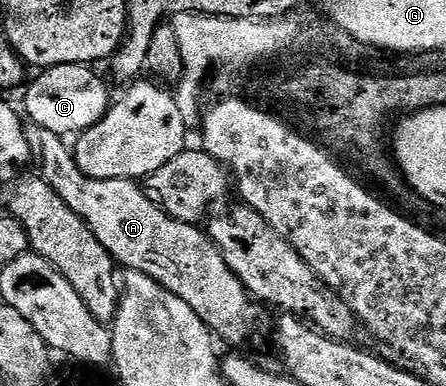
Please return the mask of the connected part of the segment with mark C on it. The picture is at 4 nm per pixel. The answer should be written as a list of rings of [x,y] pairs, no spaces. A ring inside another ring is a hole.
[[[61,64],[60,66],[41,69],[41,71],[35,75],[38,77],[36,77],[31,84],[29,81],[24,88],[24,93],[26,92],[26,112],[24,108],[25,119],[29,121],[33,127],[43,128],[63,138],[69,137],[69,132],[81,134],[84,130],[96,126],[96,122],[100,122],[100,120],[106,116],[106,112],[111,108],[112,97],[110,98],[109,86],[106,85],[94,71],[95,69],[93,67],[84,64]]]

